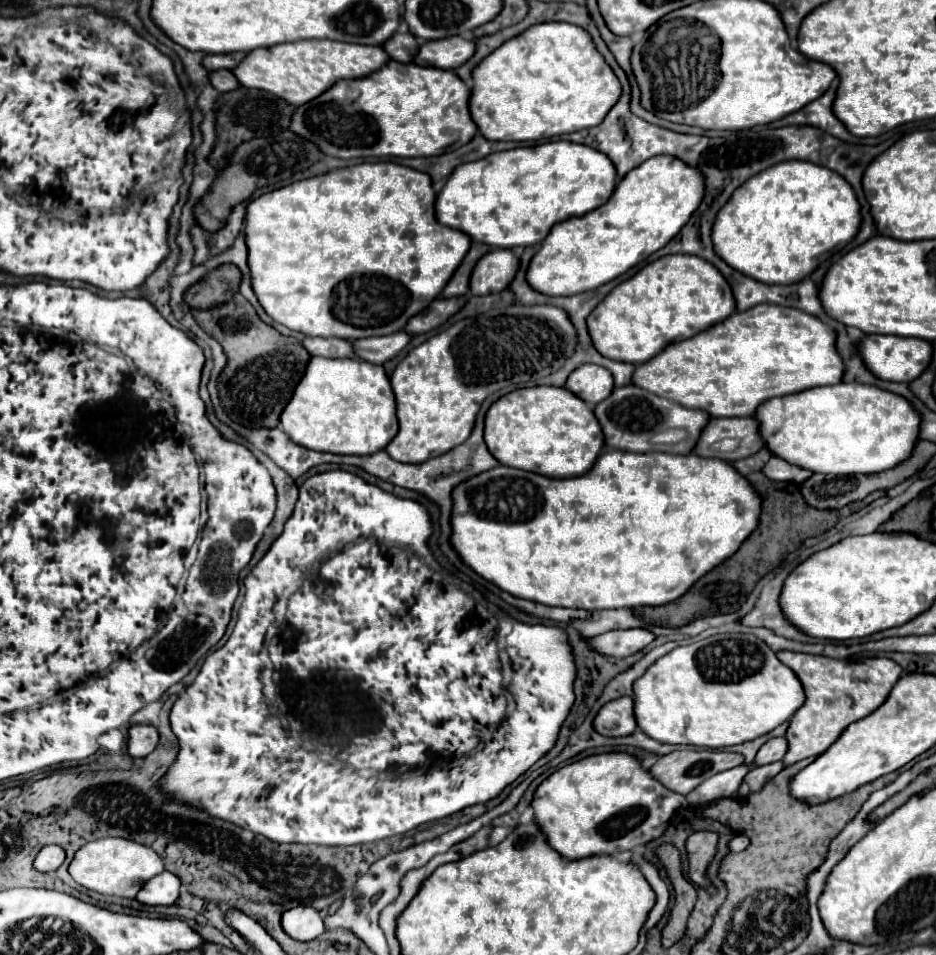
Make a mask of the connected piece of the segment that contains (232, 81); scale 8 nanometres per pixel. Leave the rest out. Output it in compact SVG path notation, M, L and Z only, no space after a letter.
M216 70L216 72L212 72L210 74L210 82L220 92L230 92L230 90L240 88L240 82L236 80L236 76L230 70Z

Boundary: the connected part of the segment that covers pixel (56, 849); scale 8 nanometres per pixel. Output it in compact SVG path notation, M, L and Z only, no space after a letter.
M54 844L52 846L44 846L38 852L36 860L34 860L34 868L40 870L40 872L52 872L58 866L62 866L64 858L66 858L66 854L64 854L62 846L54 846Z

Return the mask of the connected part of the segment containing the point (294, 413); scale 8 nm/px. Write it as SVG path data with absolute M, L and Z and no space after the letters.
M314 356L310 360L310 366L306 368L306 374L302 376L302 382L294 392L294 398L288 402L286 410L282 412L280 422L282 428L290 434L290 438L294 438L294 442L306 448L314 448L318 452L332 452L332 454L368 456L384 450L398 432L396 400L384 368L356 358L330 360L330 358Z

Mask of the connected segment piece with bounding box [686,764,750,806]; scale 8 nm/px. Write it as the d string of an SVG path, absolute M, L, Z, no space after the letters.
M740 764L736 768L718 772L712 778L708 778L706 782L702 782L702 786L698 786L690 794L686 794L686 800L690 802L690 806L702 806L702 804L710 804L718 798L732 798L738 792L748 770L750 770L750 766Z

